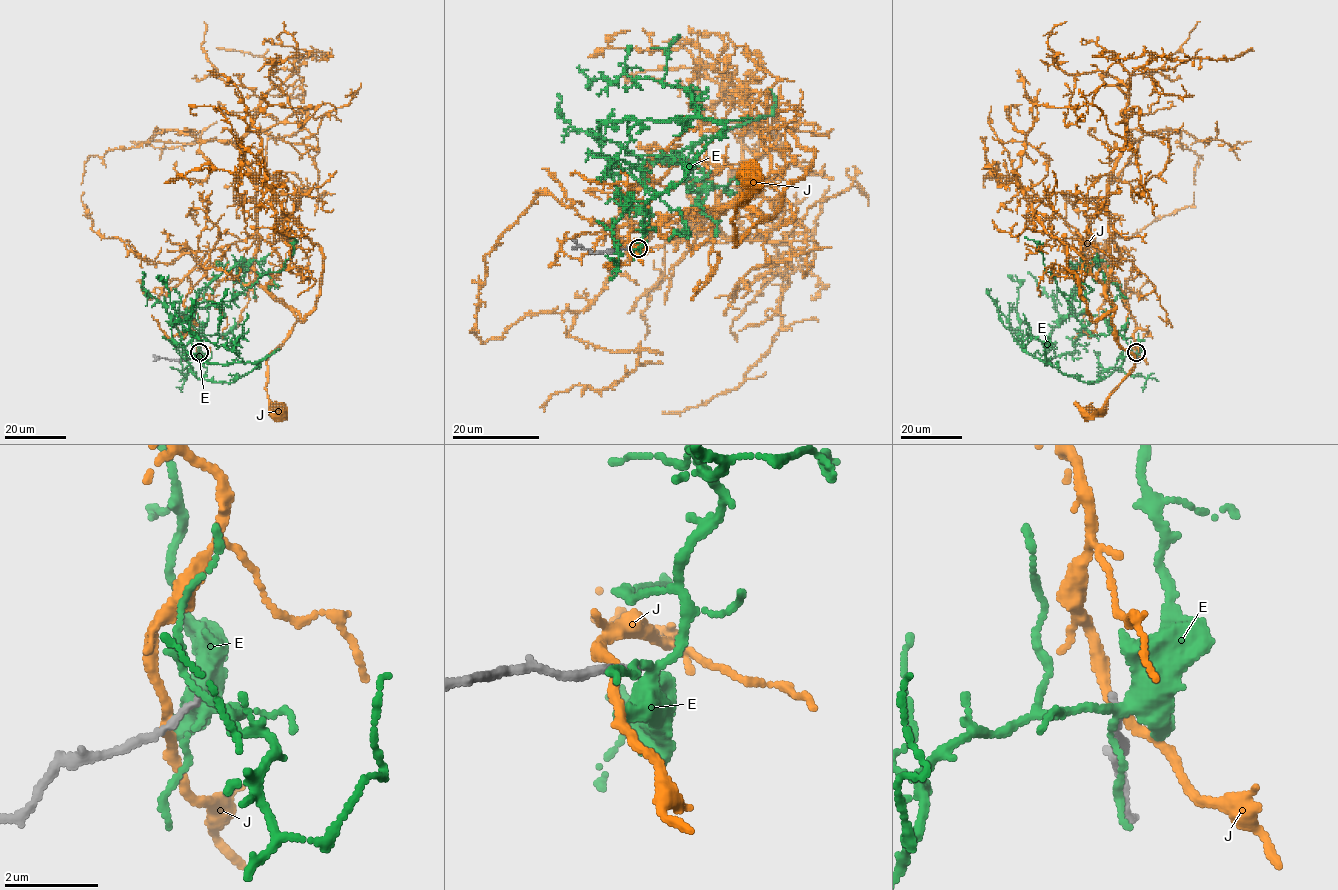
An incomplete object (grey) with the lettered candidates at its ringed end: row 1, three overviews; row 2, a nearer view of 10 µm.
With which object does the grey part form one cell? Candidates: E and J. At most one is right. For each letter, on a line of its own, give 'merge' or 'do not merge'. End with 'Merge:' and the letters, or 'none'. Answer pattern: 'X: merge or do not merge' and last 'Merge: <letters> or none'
E: do not merge
J: do not merge
Merge: none

